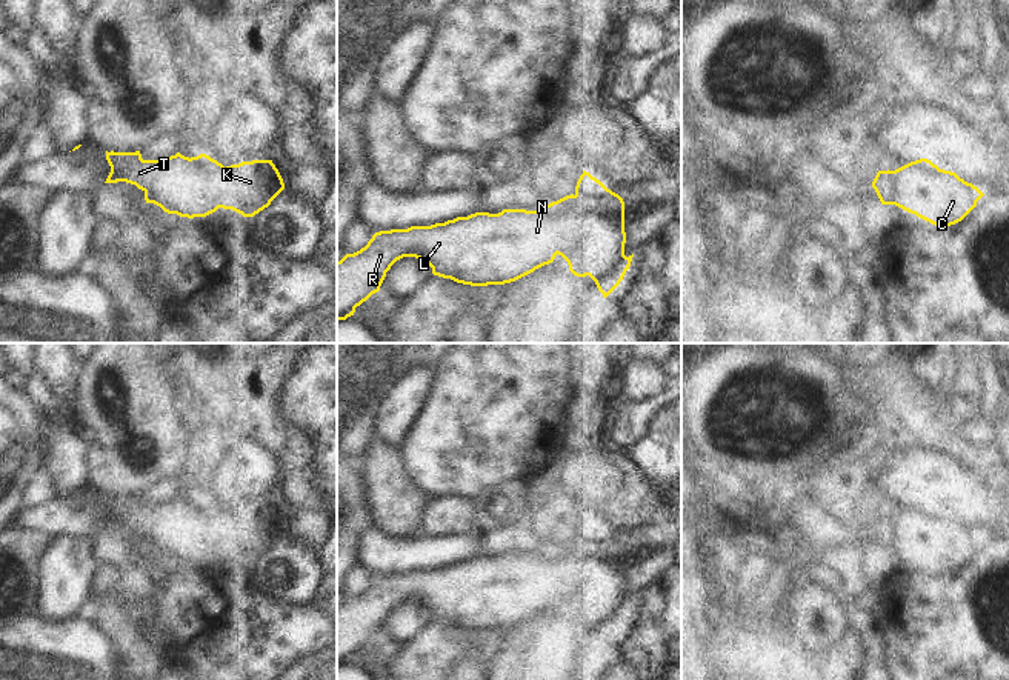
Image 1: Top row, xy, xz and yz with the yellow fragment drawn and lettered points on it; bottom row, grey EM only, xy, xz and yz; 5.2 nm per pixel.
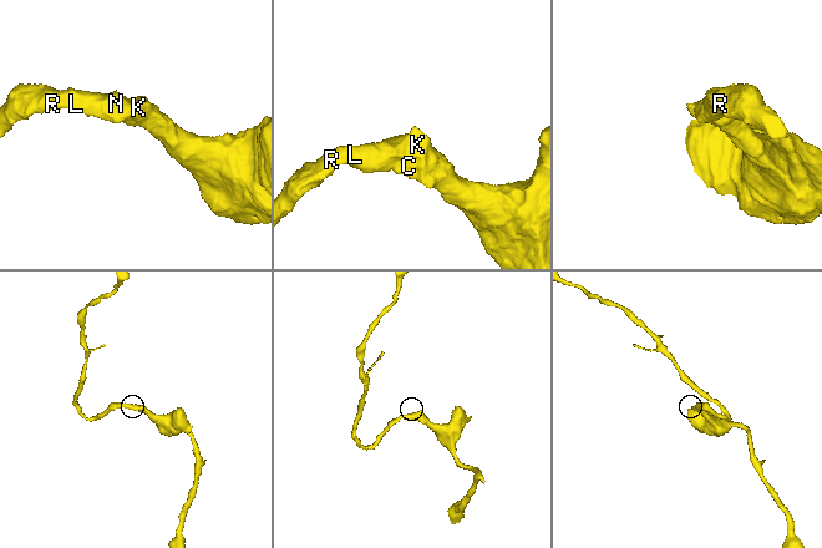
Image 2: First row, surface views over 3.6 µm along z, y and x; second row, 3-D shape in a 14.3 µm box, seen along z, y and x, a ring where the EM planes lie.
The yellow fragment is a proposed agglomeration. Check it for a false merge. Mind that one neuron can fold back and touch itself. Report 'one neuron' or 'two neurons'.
one neuron

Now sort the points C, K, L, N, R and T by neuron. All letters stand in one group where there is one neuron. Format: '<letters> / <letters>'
C K L N R T

